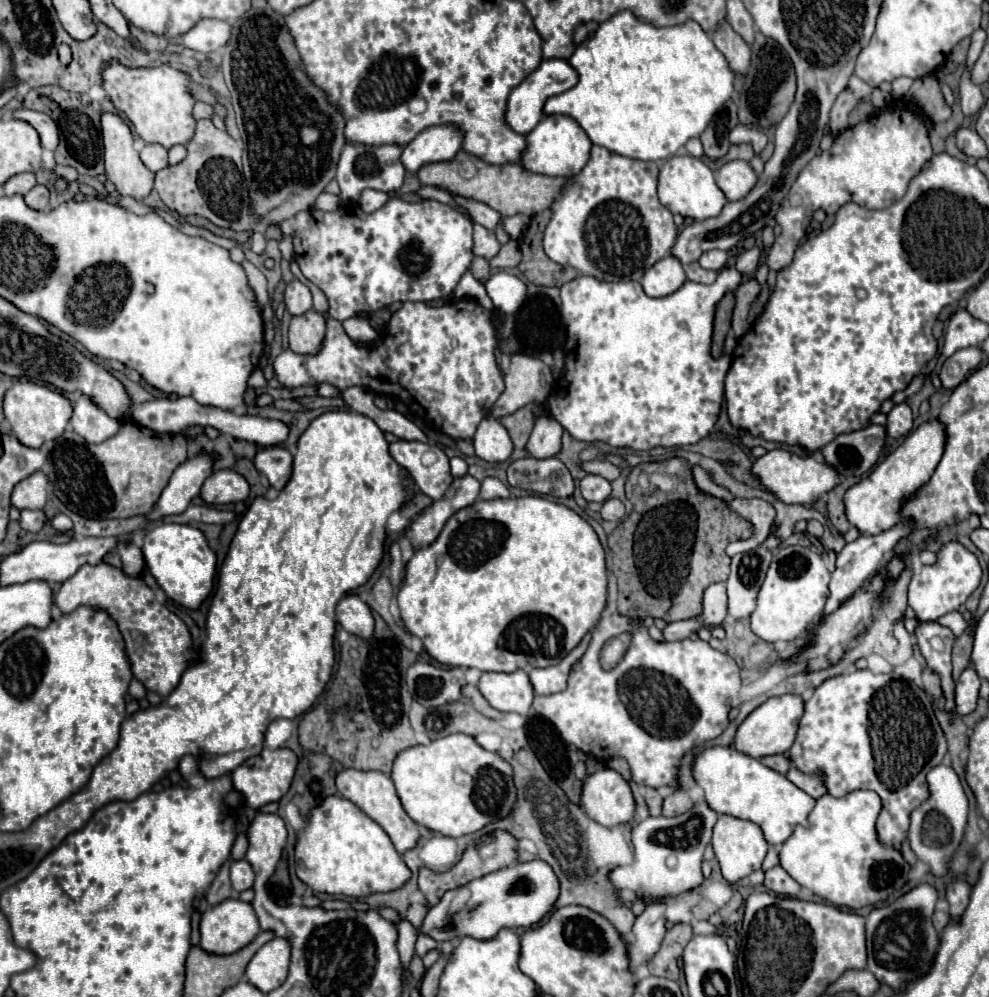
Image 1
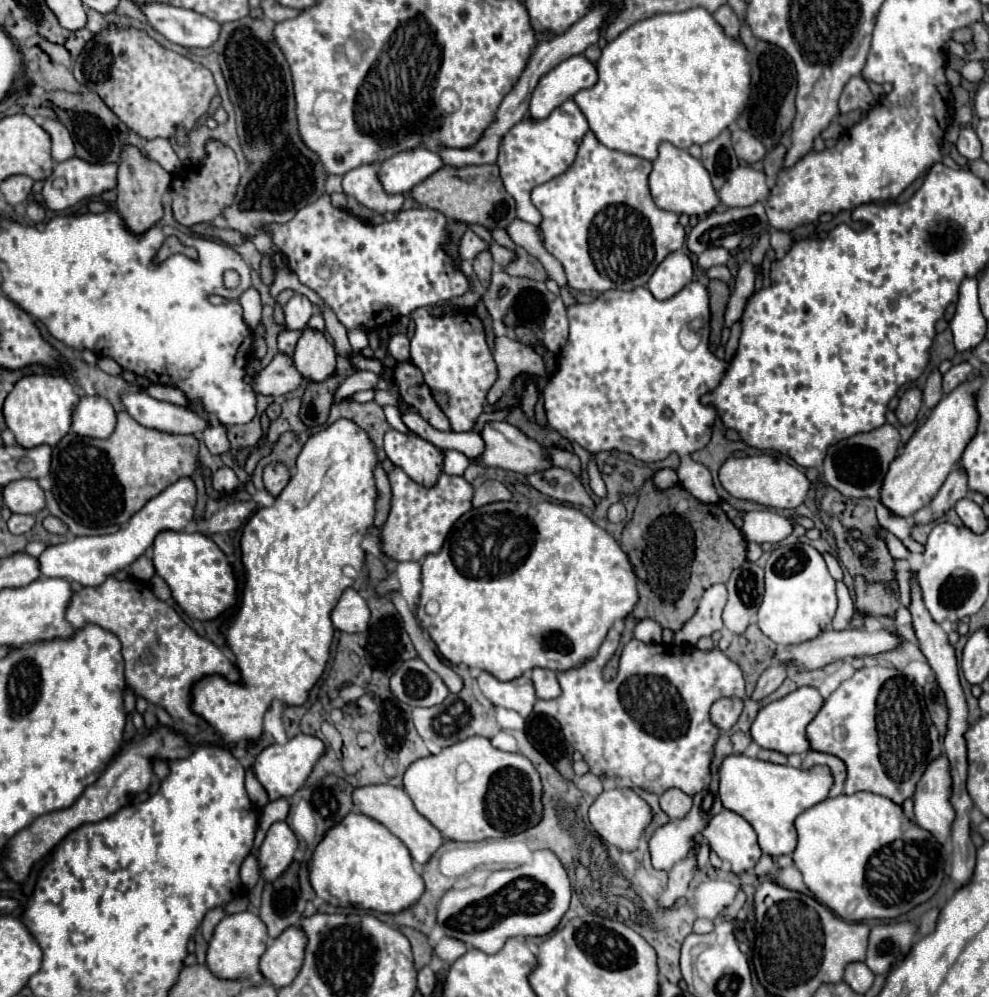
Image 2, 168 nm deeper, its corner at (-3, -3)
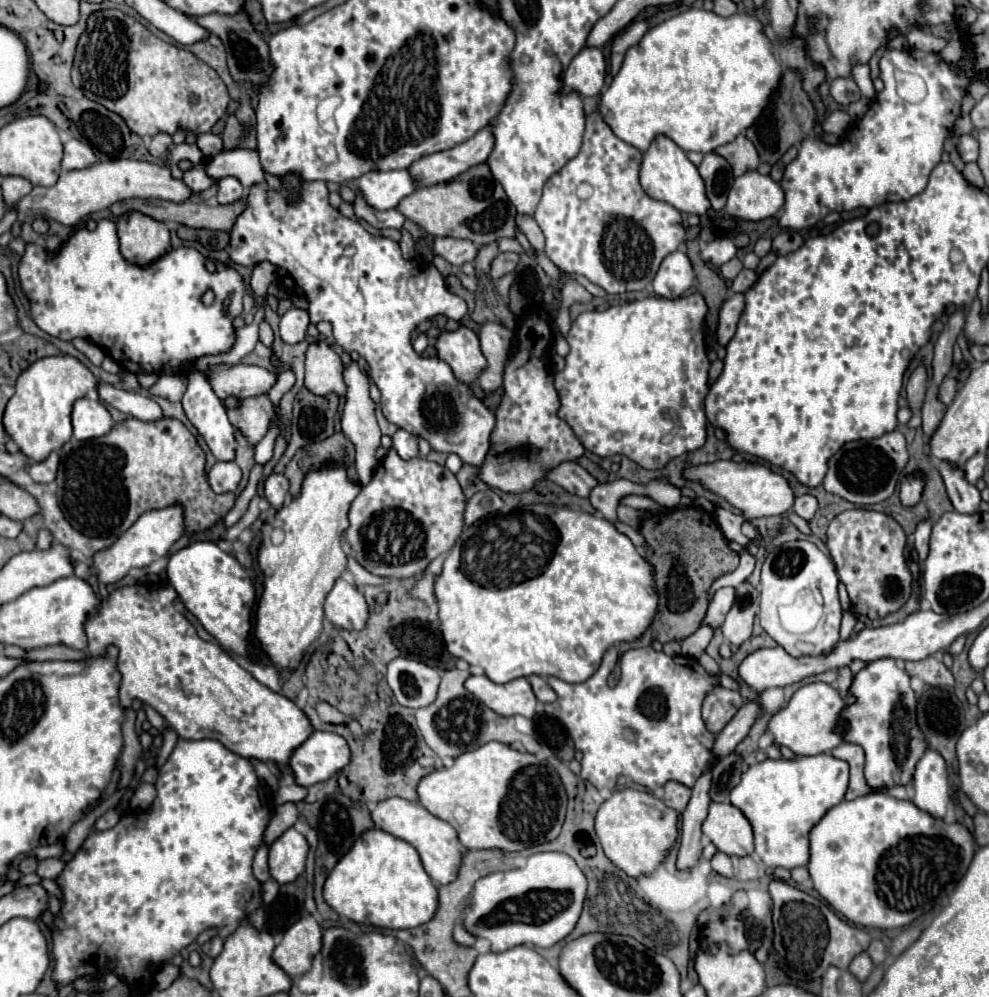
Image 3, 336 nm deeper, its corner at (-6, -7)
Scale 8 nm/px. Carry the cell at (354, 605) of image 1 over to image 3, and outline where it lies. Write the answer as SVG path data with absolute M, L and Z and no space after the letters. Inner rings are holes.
M338 579L332 591L328 593L324 603L324 613L334 627L348 631L364 629L370 615L364 595L344 579Z

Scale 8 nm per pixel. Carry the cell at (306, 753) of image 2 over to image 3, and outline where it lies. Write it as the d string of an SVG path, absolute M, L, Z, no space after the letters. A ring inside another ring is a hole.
M314 731L292 755L288 767L300 787L326 781L350 761L350 749L344 737L326 731Z

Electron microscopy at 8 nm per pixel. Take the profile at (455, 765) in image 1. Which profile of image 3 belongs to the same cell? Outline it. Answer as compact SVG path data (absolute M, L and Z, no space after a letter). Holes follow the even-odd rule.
M486 743L476 751L466 751L454 759L452 767L442 767L418 781L418 801L438 819L450 823L466 849L502 849L522 851L530 845L546 843L558 837L564 823L564 787L546 761L520 753L504 743Z

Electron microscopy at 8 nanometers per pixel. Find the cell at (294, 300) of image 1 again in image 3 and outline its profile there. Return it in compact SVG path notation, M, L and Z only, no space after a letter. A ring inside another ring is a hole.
M292 307L280 317L280 337L284 343L298 343L306 337L306 329L310 325L310 315L304 309Z

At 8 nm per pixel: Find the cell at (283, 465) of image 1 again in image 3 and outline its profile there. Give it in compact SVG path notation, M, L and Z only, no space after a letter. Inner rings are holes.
M272 473L264 481L264 497L270 501L272 507L280 509L288 499L288 479L280 473Z

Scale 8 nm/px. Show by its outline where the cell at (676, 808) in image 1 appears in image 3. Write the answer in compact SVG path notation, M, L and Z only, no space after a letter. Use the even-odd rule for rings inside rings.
M674 781L664 785L664 803L666 803L666 807L682 813L686 809L688 801L690 801L690 789L688 787L684 787L680 783L674 783Z

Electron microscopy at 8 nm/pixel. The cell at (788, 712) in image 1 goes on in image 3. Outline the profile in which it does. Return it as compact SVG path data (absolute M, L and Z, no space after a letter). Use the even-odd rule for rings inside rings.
M808 683L792 695L792 699L788 701L784 709L772 715L766 731L774 737L774 743L778 747L788 747L798 757L820 755L820 753L832 751L836 745L842 743L842 737L834 733L842 707L844 707L844 699L830 685Z

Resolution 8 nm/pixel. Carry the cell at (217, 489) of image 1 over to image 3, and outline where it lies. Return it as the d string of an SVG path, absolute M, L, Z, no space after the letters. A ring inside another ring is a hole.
M218 461L208 473L208 481L210 481L210 487L214 493L236 491L240 477L242 477L242 473L234 461L228 461L228 463Z

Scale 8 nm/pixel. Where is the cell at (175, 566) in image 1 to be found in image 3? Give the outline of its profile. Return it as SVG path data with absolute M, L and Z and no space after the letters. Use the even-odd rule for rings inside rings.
M196 541L170 555L166 575L184 607L202 623L202 627L216 637L226 651L246 657L256 591L250 575L242 569L234 555L222 551L212 541Z

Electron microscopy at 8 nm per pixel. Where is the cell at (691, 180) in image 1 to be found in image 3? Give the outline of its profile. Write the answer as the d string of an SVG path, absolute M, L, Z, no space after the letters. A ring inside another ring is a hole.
M660 135L652 141L650 149L644 153L640 169L642 189L656 201L664 201L682 213L706 215L710 211L710 201L706 199L706 187L698 175L696 165L686 157L686 153L668 137Z

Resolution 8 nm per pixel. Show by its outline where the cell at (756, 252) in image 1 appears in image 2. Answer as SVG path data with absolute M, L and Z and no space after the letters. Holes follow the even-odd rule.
M745 261L735 277L735 289L731 293L731 299L727 303L727 311L725 311L725 325L731 327L733 323L739 321L741 313L743 313L743 307L747 303L747 299L753 295L755 287L755 273L753 273L753 265L749 261Z

